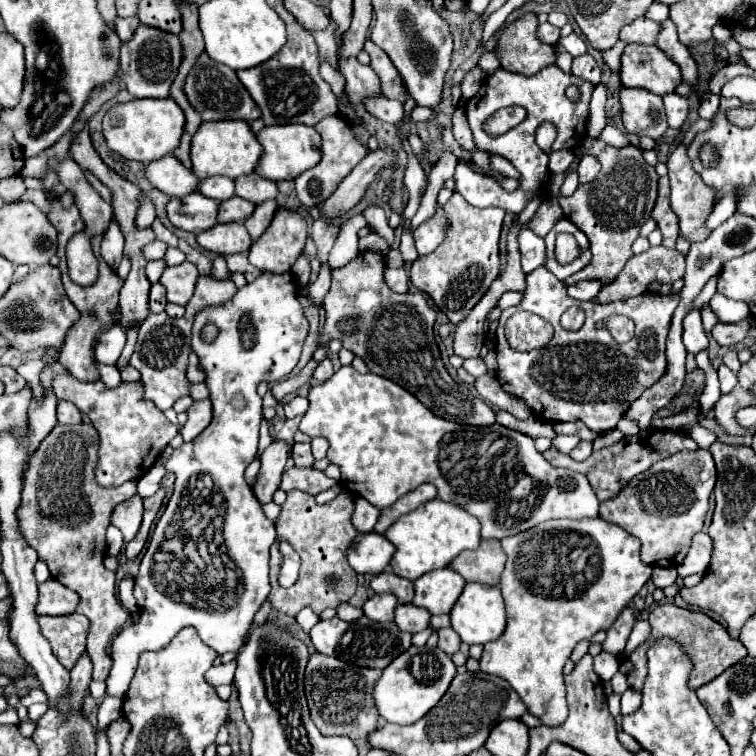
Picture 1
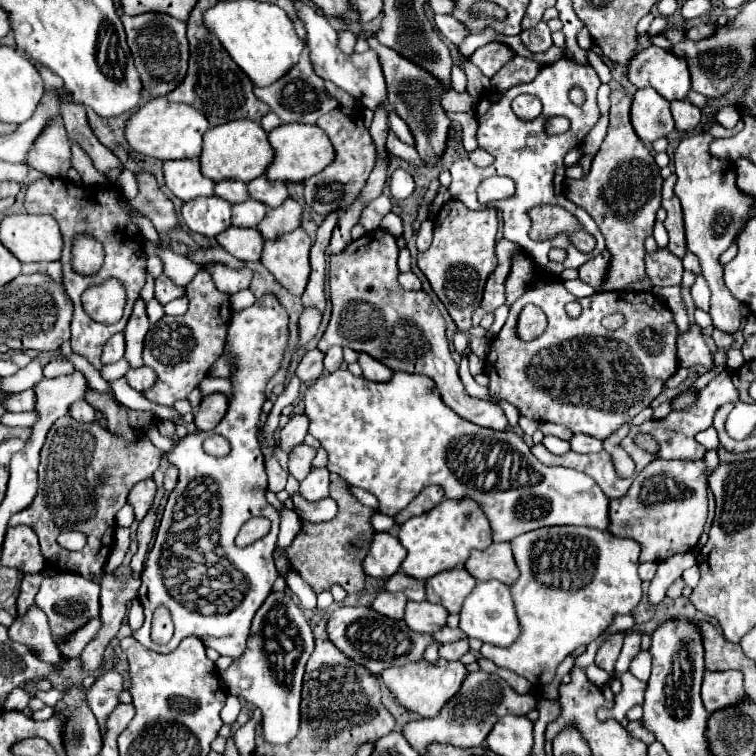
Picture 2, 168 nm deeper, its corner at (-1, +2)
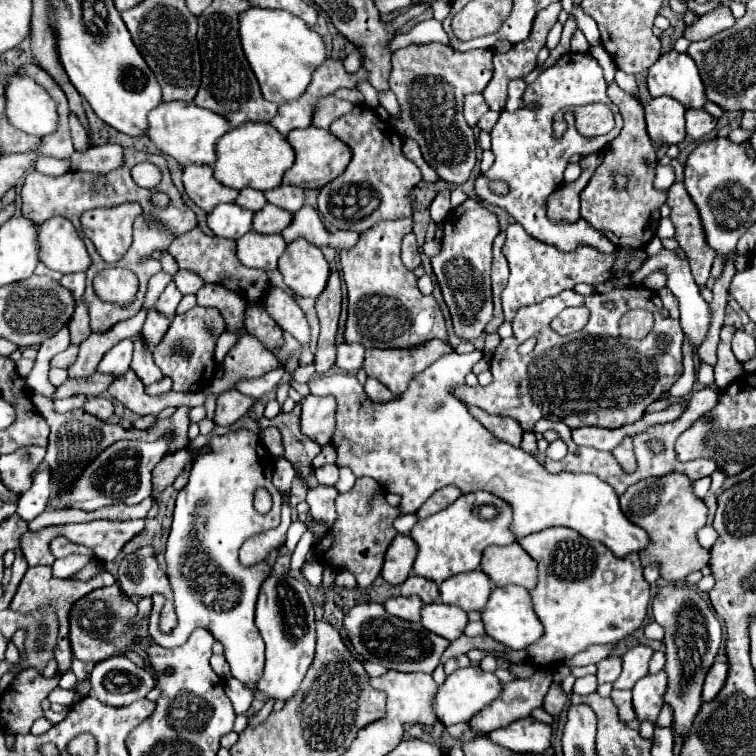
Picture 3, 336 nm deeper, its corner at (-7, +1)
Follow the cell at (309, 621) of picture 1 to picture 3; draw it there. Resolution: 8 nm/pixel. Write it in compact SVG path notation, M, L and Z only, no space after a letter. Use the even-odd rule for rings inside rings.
M307 563L303 565L303 577L311 583L311 585L319 585L321 583L321 575L323 575L323 565L321 563Z

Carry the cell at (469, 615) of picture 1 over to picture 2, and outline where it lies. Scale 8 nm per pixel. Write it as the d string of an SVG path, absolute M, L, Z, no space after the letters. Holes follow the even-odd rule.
M489 580L489 582L479 582L473 592L465 598L463 608L459 612L459 628L465 632L467 638L477 638L481 642L489 642L495 646L509 646L511 642L517 640L519 636L519 622L515 616L513 600L509 586Z

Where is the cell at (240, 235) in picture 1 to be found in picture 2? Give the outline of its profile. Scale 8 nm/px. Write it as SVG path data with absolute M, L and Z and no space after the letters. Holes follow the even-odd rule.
M229 226L225 232L215 236L215 240L239 260L259 260L263 250L263 238L257 228Z

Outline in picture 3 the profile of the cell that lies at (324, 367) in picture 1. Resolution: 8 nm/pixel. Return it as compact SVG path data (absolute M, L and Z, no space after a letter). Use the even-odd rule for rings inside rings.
M361 343L337 345L337 367L343 371L359 371L363 367L365 347Z

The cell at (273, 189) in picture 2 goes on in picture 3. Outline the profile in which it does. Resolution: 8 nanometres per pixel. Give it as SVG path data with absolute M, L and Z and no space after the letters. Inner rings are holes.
M281 185L281 187L275 187L271 191L265 191L265 197L269 203L277 205L277 207L283 207L291 213L299 211L303 207L303 189L301 187L293 187L293 185Z

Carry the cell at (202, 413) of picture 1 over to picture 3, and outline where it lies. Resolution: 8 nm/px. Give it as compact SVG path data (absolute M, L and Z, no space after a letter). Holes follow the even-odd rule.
M237 389L225 391L223 395L217 397L217 411L215 411L215 423L229 427L237 419L241 419L251 407L255 399L239 393Z

